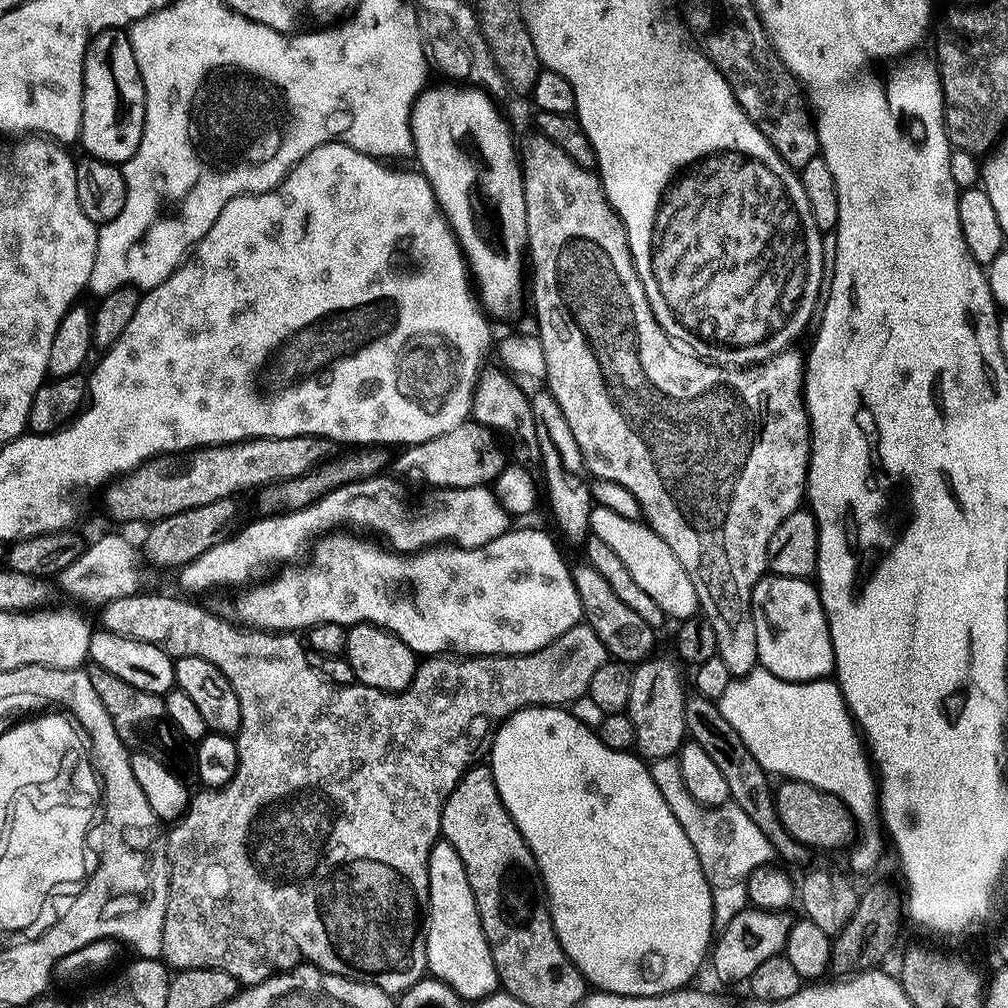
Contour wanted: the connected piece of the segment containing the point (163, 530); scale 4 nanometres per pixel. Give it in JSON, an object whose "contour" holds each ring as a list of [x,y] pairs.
{"contour":[[[235,499],[214,502],[210,506],[198,506],[198,510],[186,510],[182,514],[174,514],[165,520],[155,521],[144,540],[143,551],[160,568],[179,570],[193,564],[198,558],[205,556],[219,544],[232,539],[241,527],[240,508]]]}

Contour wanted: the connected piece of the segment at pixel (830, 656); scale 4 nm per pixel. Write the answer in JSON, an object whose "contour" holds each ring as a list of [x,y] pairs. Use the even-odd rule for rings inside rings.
{"contour":[[[771,574],[761,577],[752,591],[752,613],[758,630],[759,667],[795,684],[826,680],[835,673],[834,642],[817,585]]]}

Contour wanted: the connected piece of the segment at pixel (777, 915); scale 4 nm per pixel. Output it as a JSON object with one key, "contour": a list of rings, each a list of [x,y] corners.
{"contour":[[[747,910],[738,914],[730,926],[719,933],[710,956],[710,964],[716,967],[717,978],[728,984],[736,984],[739,980],[751,981],[752,975],[758,970],[758,966],[762,966],[762,962],[770,962],[770,958],[781,955],[787,949],[794,923],[793,917],[788,916],[790,915],[783,911],[759,910]]]}

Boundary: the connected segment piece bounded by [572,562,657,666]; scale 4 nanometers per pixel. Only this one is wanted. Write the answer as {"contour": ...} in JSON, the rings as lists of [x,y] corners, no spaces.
{"contour":[[[582,562],[572,568],[574,586],[582,602],[585,623],[603,644],[609,655],[619,663],[636,666],[653,657],[657,631],[649,623],[633,612],[631,603],[607,580],[594,565]]]}

